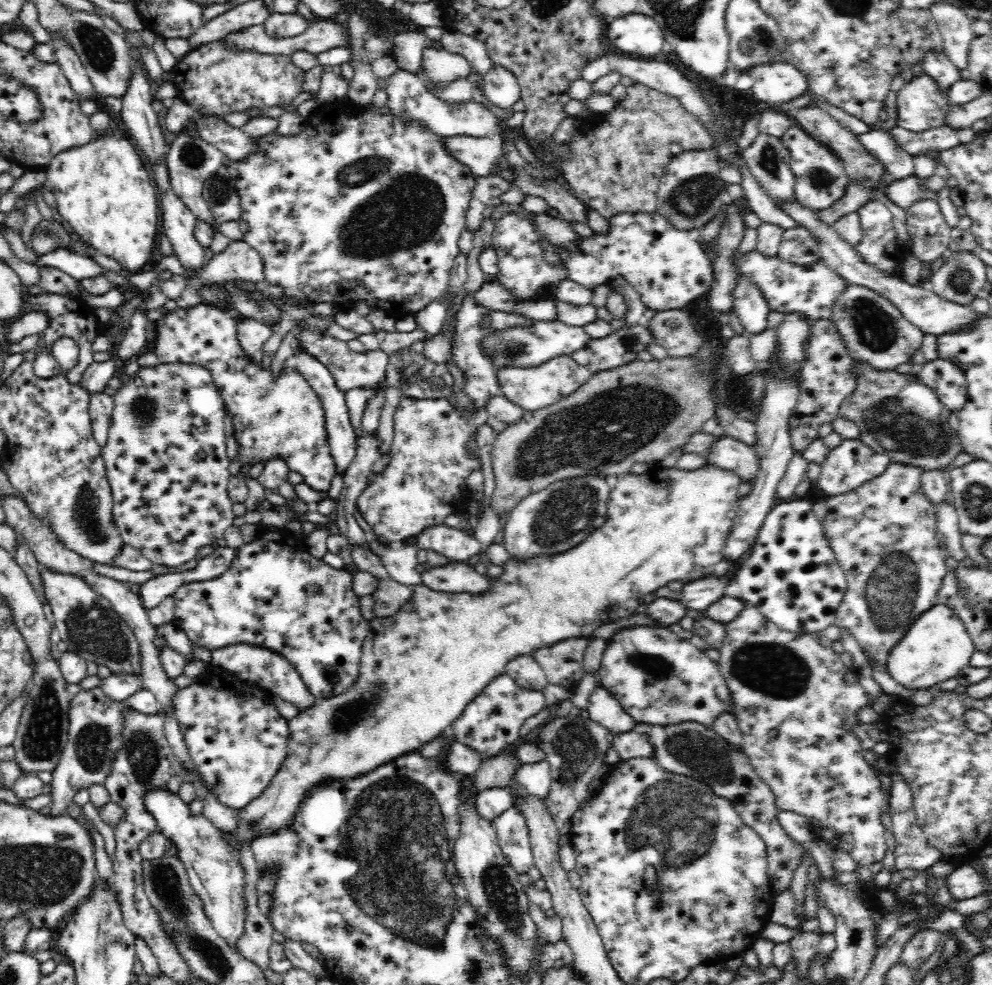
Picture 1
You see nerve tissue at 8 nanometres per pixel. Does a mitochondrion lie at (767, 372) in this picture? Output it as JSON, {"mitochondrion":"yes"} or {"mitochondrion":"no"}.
{"mitochondrion":"no"}

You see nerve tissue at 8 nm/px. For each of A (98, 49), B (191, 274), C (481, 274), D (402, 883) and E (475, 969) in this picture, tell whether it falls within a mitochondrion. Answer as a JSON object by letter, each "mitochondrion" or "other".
{"A":"mitochondrion","B":"other","C":"other","D":"mitochondrion","E":"mitochondrion"}

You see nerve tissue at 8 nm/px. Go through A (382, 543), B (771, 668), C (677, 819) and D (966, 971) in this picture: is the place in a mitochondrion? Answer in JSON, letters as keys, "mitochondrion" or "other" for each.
{"A":"other","B":"mitochondrion","C":"mitochondrion","D":"other"}

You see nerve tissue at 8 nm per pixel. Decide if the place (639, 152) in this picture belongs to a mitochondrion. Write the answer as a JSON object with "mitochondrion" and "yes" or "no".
{"mitochondrion":"no"}

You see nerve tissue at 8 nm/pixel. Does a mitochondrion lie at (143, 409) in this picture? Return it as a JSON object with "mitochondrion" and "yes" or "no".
{"mitochondrion":"yes"}

